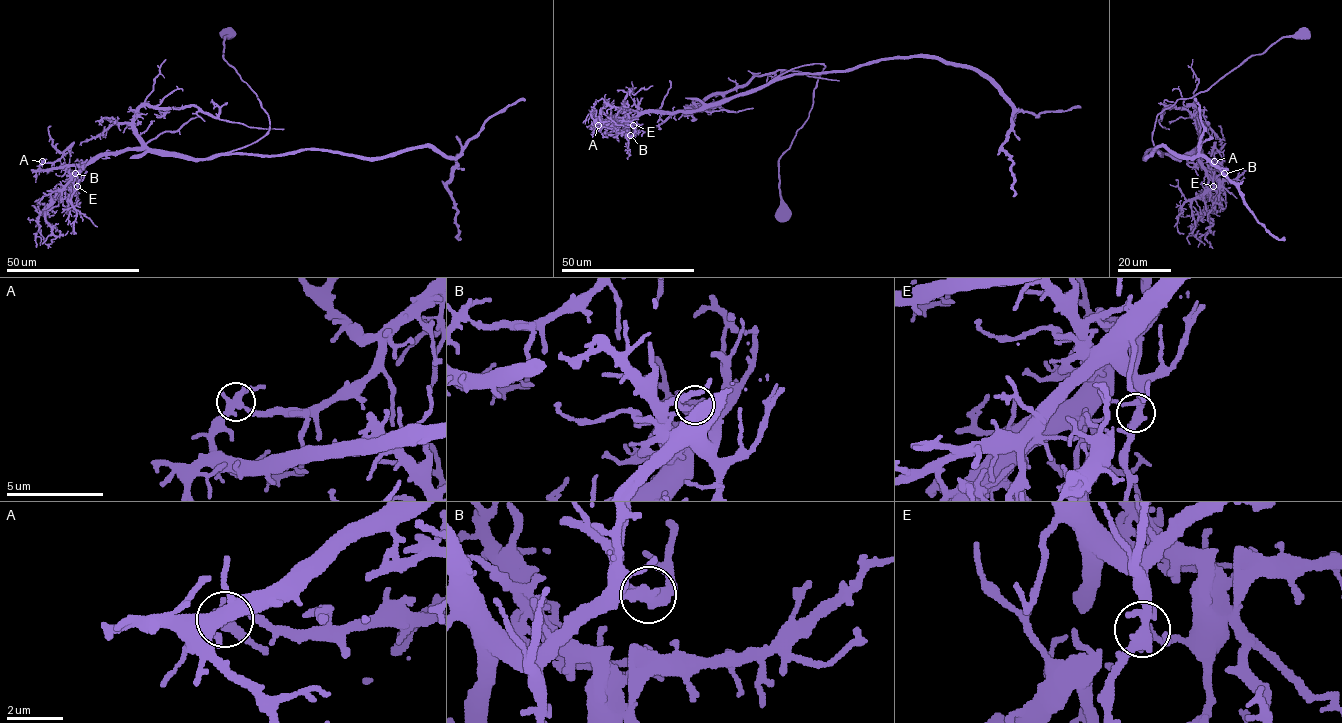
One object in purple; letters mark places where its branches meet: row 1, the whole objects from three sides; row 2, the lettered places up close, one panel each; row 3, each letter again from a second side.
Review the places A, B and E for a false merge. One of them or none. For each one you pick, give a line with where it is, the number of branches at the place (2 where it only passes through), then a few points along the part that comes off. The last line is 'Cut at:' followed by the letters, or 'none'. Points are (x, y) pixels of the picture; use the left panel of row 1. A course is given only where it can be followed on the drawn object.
A: (42, 161) | 3 | (43, 161), (55, 162), (62, 155), (52, 144), (50, 126)
Cut at: A

